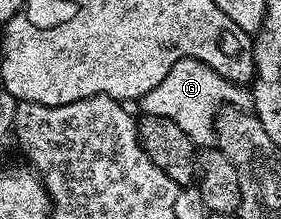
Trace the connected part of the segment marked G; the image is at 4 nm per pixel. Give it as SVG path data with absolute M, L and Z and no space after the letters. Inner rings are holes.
M179 59L166 73L166 77L150 93L138 100L138 107L144 115L166 117L166 121L174 121L186 137L195 143L197 148L211 147L216 142L216 116L225 105L240 105L245 102L244 95L237 84L223 79L214 69L210 69L197 59Z

